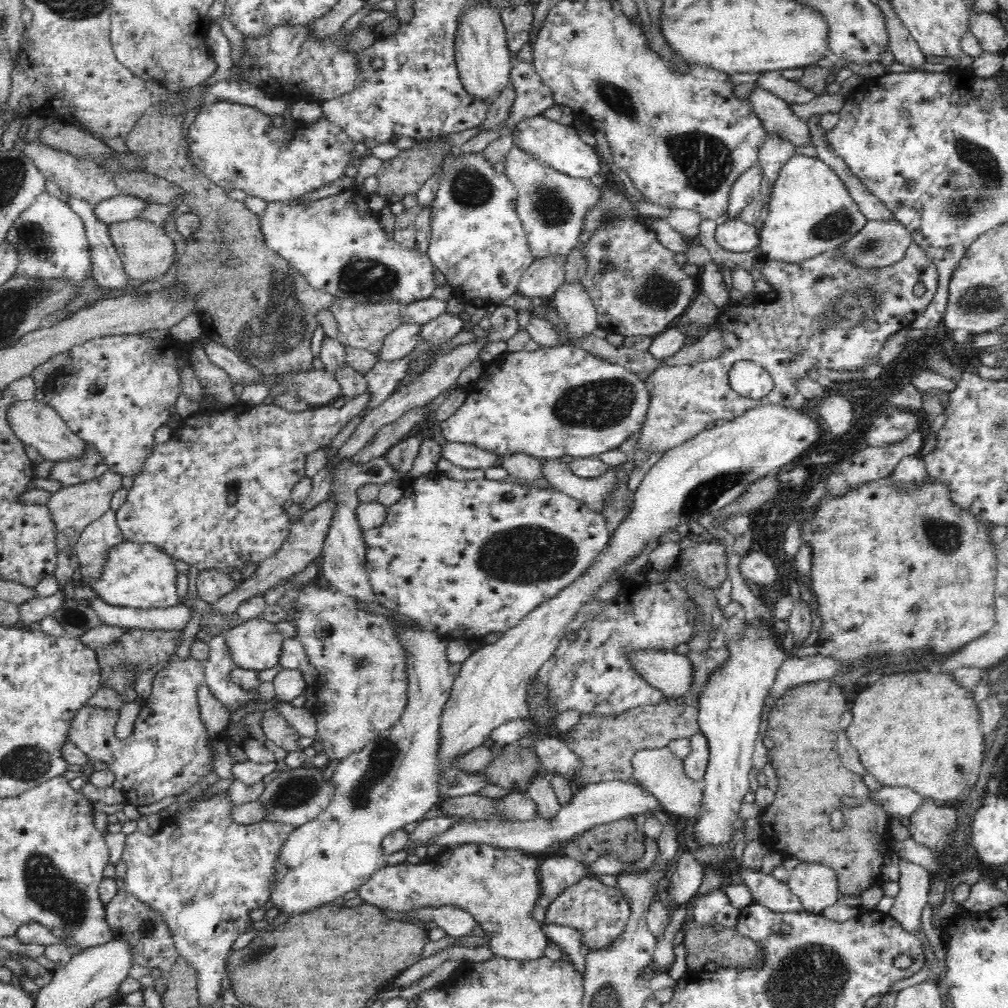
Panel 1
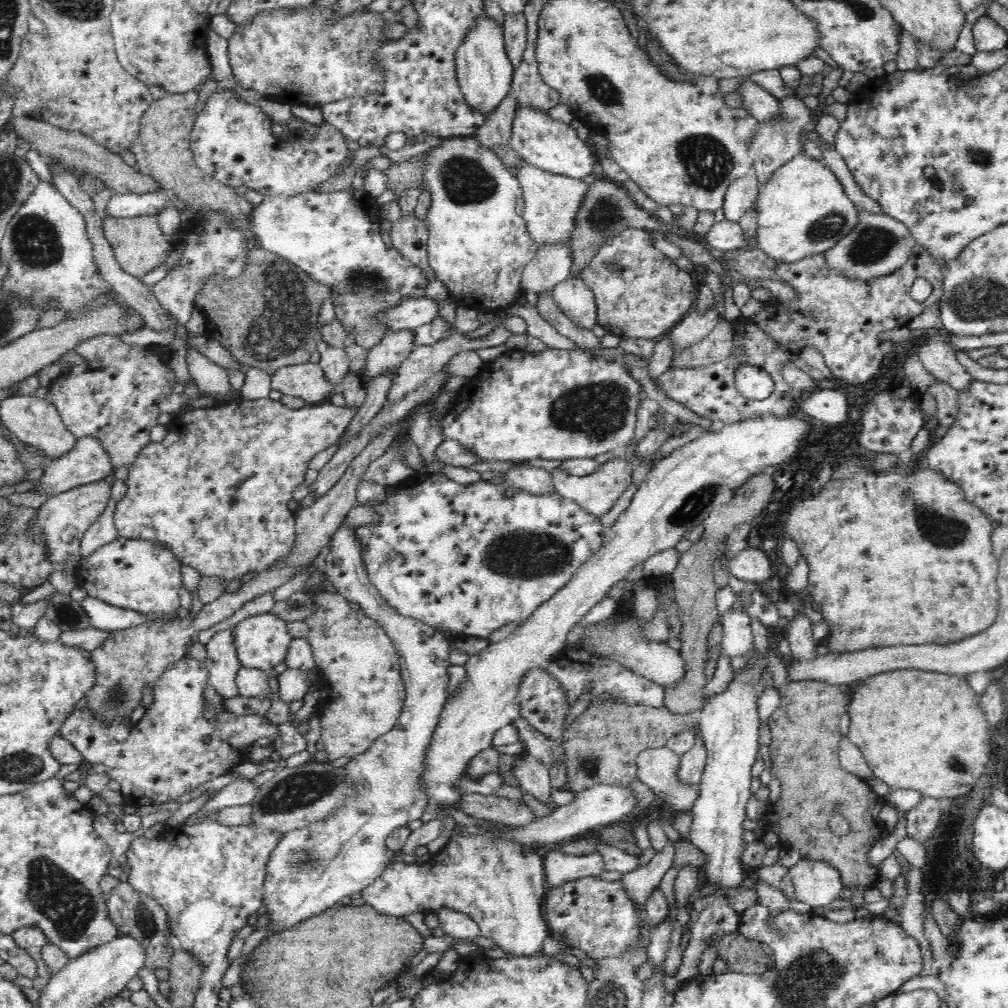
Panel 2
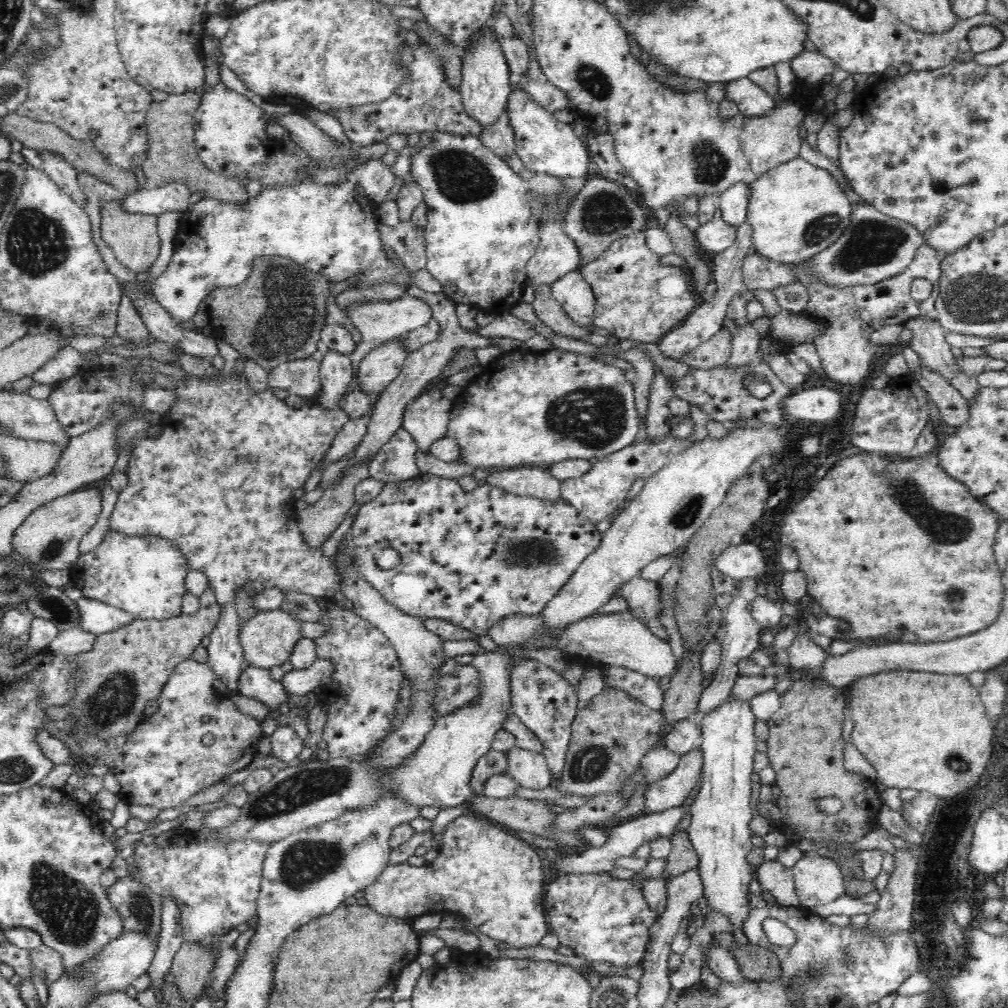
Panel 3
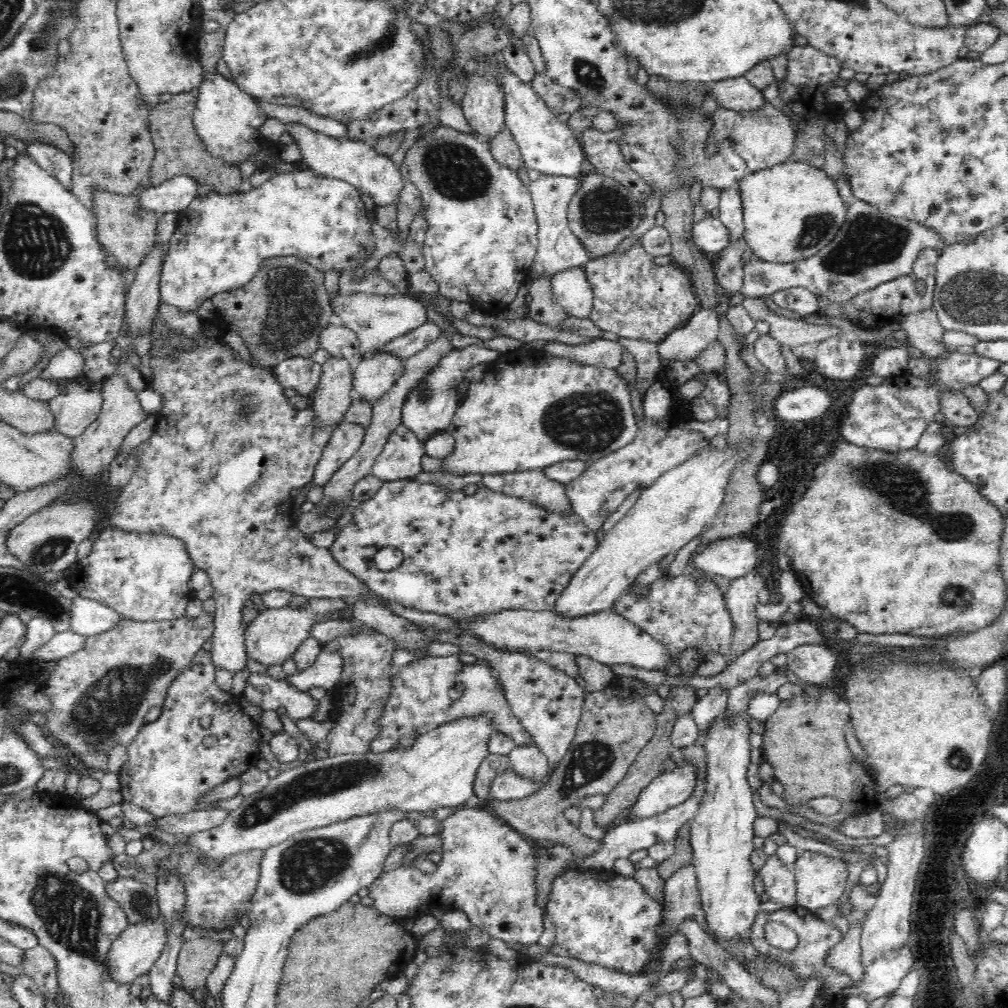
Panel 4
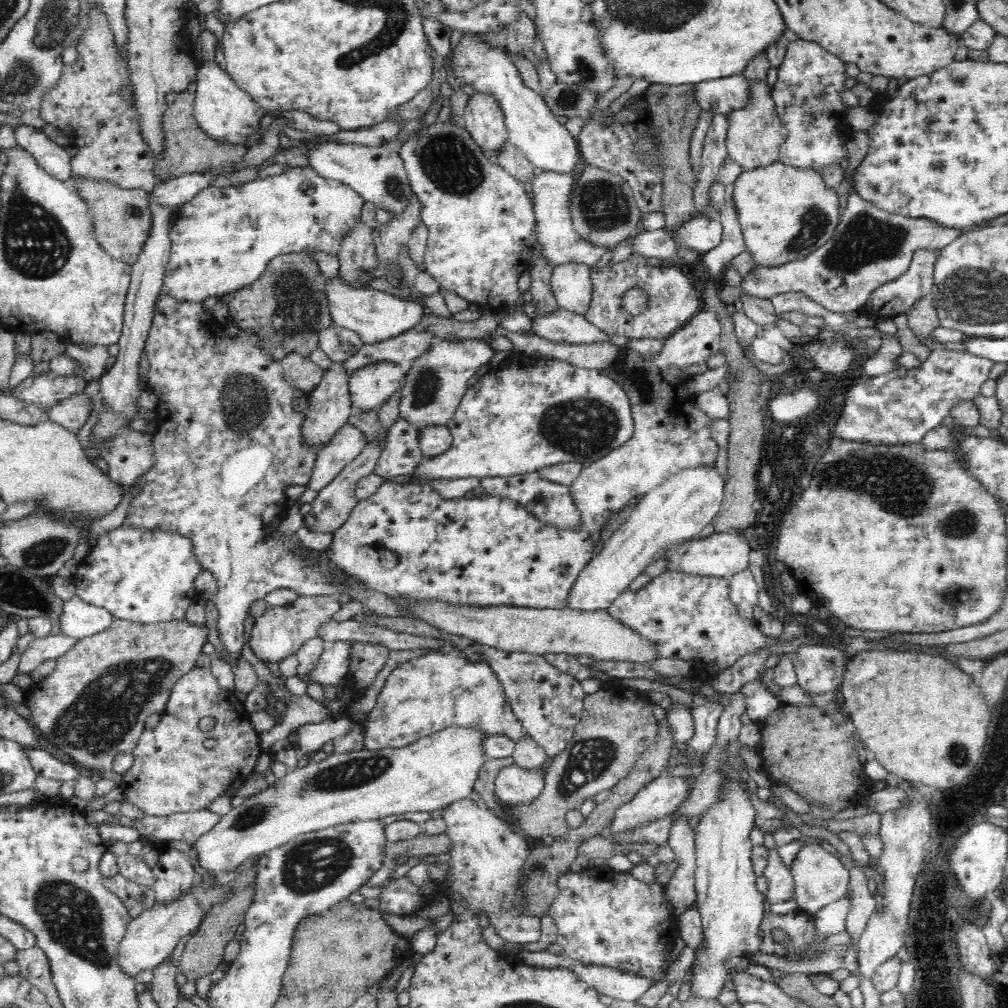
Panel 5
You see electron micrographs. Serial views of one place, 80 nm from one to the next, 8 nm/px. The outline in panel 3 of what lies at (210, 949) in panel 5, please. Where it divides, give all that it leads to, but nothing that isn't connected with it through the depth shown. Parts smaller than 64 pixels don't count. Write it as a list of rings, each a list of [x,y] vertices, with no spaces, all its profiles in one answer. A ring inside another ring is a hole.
[[[183,942],[176,951],[170,965],[170,972],[174,974],[174,985],[177,994],[184,1002],[193,1002],[203,991],[214,962],[211,953],[195,942]]]

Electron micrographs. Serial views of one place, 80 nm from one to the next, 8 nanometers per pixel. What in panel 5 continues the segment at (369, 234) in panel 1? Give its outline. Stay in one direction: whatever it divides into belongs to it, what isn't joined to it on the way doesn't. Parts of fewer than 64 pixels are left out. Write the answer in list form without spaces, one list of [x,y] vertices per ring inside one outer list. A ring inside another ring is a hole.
[[[287,167],[284,173],[276,176],[268,176],[264,180],[256,177],[251,182],[239,186],[216,187],[208,186],[201,190],[190,202],[180,207],[179,217],[174,220],[174,226],[170,229],[171,249],[169,250],[168,262],[165,266],[163,278],[163,292],[171,296],[176,302],[188,302],[188,304],[200,304],[210,296],[228,294],[252,284],[264,272],[266,265],[274,258],[288,253],[306,253],[310,257],[314,254],[326,254],[326,256],[338,256],[342,250],[342,242],[348,236],[352,228],[362,224],[362,204],[364,200],[351,186],[343,182],[322,178],[314,169]]]

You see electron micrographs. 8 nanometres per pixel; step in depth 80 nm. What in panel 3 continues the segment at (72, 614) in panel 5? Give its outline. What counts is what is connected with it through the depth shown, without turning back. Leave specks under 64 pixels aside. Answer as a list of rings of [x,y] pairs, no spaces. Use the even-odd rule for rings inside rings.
[[[84,596],[77,600],[77,605],[82,615],[80,628],[96,634],[112,632],[135,619],[130,612]]]

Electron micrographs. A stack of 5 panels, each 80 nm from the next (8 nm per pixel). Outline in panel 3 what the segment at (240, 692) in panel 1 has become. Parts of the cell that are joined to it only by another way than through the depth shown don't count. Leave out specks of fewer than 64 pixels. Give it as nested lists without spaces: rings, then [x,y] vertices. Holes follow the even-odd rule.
[[[221,372],[221,378],[220,381],[216,379],[216,377],[209,382],[206,382],[206,379],[204,381],[200,381],[198,379],[194,379],[194,377],[190,377],[188,375],[188,380],[176,380],[176,389],[172,390],[172,392],[177,392],[179,395],[179,402],[178,405],[166,416],[159,416],[157,417],[160,426],[162,427],[160,436],[156,436],[156,438],[149,437],[148,439],[144,440],[141,444],[138,444],[133,453],[131,454],[131,457],[129,459],[129,465],[126,468],[126,473],[128,477],[128,486],[122,490],[119,494],[119,498],[117,501],[117,504],[115,505],[115,510],[113,511],[112,517],[110,517],[110,526],[112,527],[112,530],[119,532],[120,534],[123,534],[124,536],[128,537],[160,537],[165,538],[166,540],[169,540],[170,542],[173,542],[176,545],[176,548],[178,549],[178,552],[184,556],[185,561],[187,562],[187,565],[190,568],[200,569],[204,571],[204,574],[207,576],[207,579],[209,580],[209,584],[214,587],[214,593],[216,593],[216,600],[220,605],[224,606],[224,612],[222,613],[222,616],[220,616],[220,620],[218,621],[218,624],[214,627],[214,630],[208,635],[210,638],[210,644],[208,644],[207,650],[208,650],[208,659],[207,663],[210,665],[210,668],[212,668],[215,680],[220,681],[223,685],[223,688],[225,689],[226,695],[236,694],[239,690],[239,676],[240,673],[245,669],[249,667],[249,663],[244,660],[244,651],[241,650],[240,643],[239,643],[239,630],[240,630],[240,624],[241,619],[238,617],[238,613],[236,610],[236,590],[240,590],[246,584],[246,582],[254,582],[254,585],[261,585],[261,588],[266,587],[278,587],[280,590],[283,588],[288,589],[288,592],[290,591],[300,591],[304,592],[306,594],[312,595],[314,598],[322,601],[324,597],[328,598],[336,598],[340,594],[340,587],[339,587],[339,578],[337,578],[337,568],[336,565],[332,562],[331,558],[324,558],[323,552],[320,549],[312,549],[309,546],[306,546],[304,544],[304,541],[302,540],[302,535],[299,531],[299,526],[297,525],[297,521],[295,518],[295,500],[293,498],[292,492],[296,490],[296,488],[303,487],[307,479],[310,477],[312,471],[317,466],[318,462],[322,460],[322,458],[325,456],[326,452],[330,451],[330,448],[332,447],[332,444],[334,443],[334,440],[336,439],[336,436],[342,431],[342,428],[344,428],[345,425],[347,425],[347,422],[351,420],[350,416],[348,415],[347,411],[344,411],[343,408],[324,408],[322,406],[318,406],[315,403],[312,403],[310,405],[310,408],[308,410],[300,411],[296,409],[292,409],[290,406],[286,405],[286,402],[283,400],[280,400],[278,397],[274,396],[272,388],[268,386],[264,392],[253,392],[248,384],[248,380],[246,379],[246,376],[241,374],[238,376],[238,378],[235,378],[234,376],[229,376],[228,374],[224,374],[224,372]]]

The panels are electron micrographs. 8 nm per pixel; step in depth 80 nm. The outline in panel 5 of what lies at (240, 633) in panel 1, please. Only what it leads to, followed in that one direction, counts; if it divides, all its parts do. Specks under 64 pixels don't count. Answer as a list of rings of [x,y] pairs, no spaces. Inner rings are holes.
[[[298,596],[284,606],[267,607],[253,623],[248,646],[252,652],[265,662],[282,662],[284,658],[297,655],[303,644],[317,636],[318,629],[332,620],[333,614],[340,610],[340,602],[333,596]]]

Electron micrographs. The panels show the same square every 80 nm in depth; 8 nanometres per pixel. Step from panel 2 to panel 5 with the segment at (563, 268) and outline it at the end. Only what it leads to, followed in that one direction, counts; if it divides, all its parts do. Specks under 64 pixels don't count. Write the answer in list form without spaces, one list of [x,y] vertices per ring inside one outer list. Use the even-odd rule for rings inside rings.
[[[542,172],[532,182],[532,196],[534,196],[534,212],[537,224],[537,243],[541,248],[541,257],[547,260],[545,266],[556,268],[568,262],[576,264],[596,264],[599,258],[610,250],[605,250],[590,244],[574,230],[569,209],[574,178],[571,174]]]

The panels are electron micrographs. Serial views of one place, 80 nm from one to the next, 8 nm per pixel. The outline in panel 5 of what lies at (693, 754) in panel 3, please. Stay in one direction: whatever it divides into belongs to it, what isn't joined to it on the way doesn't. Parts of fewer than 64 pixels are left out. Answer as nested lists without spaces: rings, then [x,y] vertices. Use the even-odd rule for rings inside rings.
[[[663,774],[649,782],[634,800],[620,806],[610,824],[611,832],[631,829],[642,823],[668,816],[691,792],[692,781],[687,776]]]

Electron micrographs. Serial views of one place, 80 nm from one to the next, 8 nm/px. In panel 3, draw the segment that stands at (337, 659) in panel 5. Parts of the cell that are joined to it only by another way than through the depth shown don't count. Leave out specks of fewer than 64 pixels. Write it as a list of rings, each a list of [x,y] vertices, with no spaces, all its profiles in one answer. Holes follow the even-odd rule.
[[[316,659],[308,668],[292,669],[282,676],[284,692],[287,696],[305,696],[314,688],[325,685],[332,674],[332,663]]]

